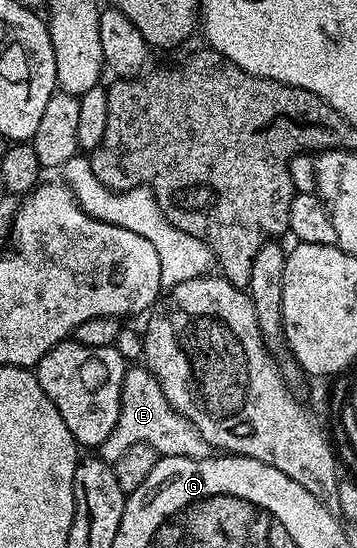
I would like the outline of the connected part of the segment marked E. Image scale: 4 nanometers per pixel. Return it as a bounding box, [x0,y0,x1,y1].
[97,365,205,465]

